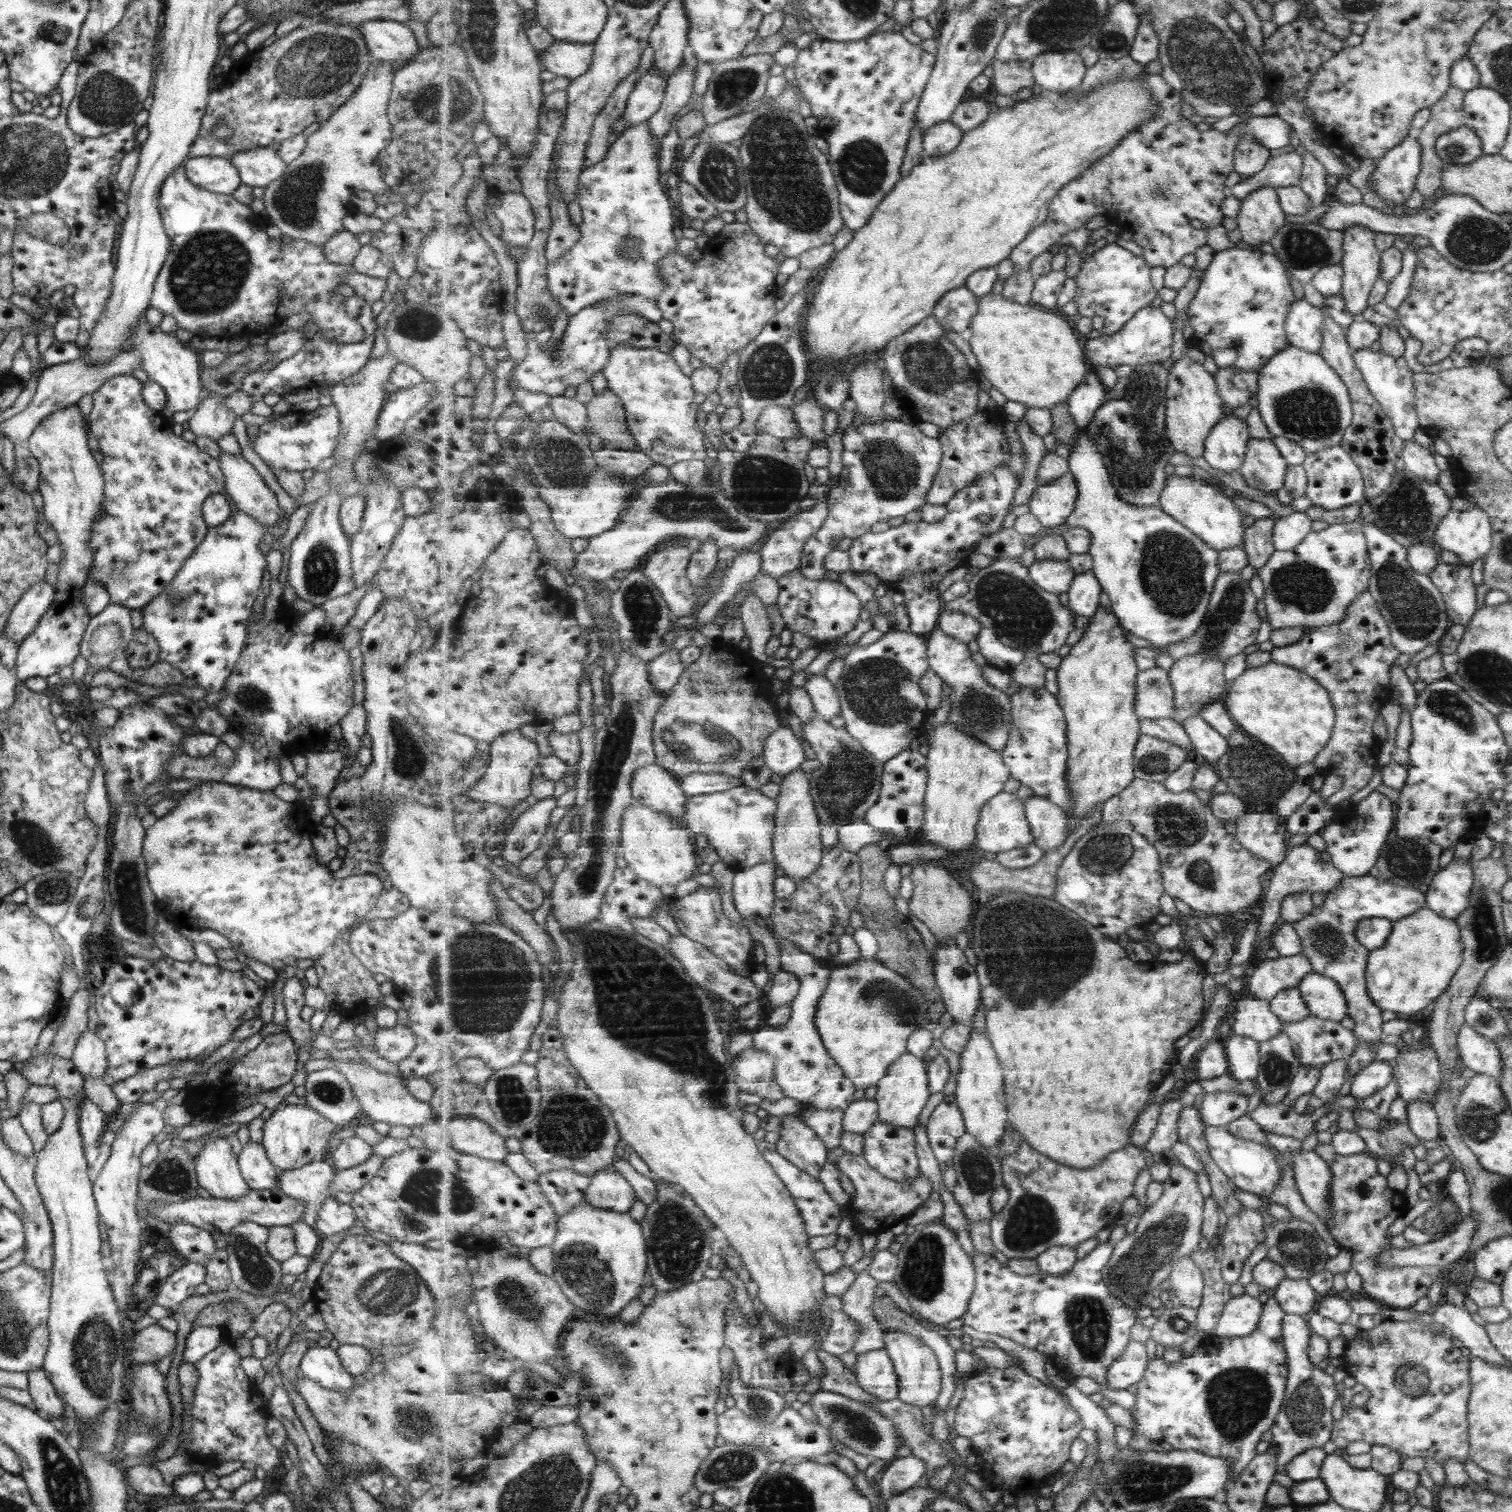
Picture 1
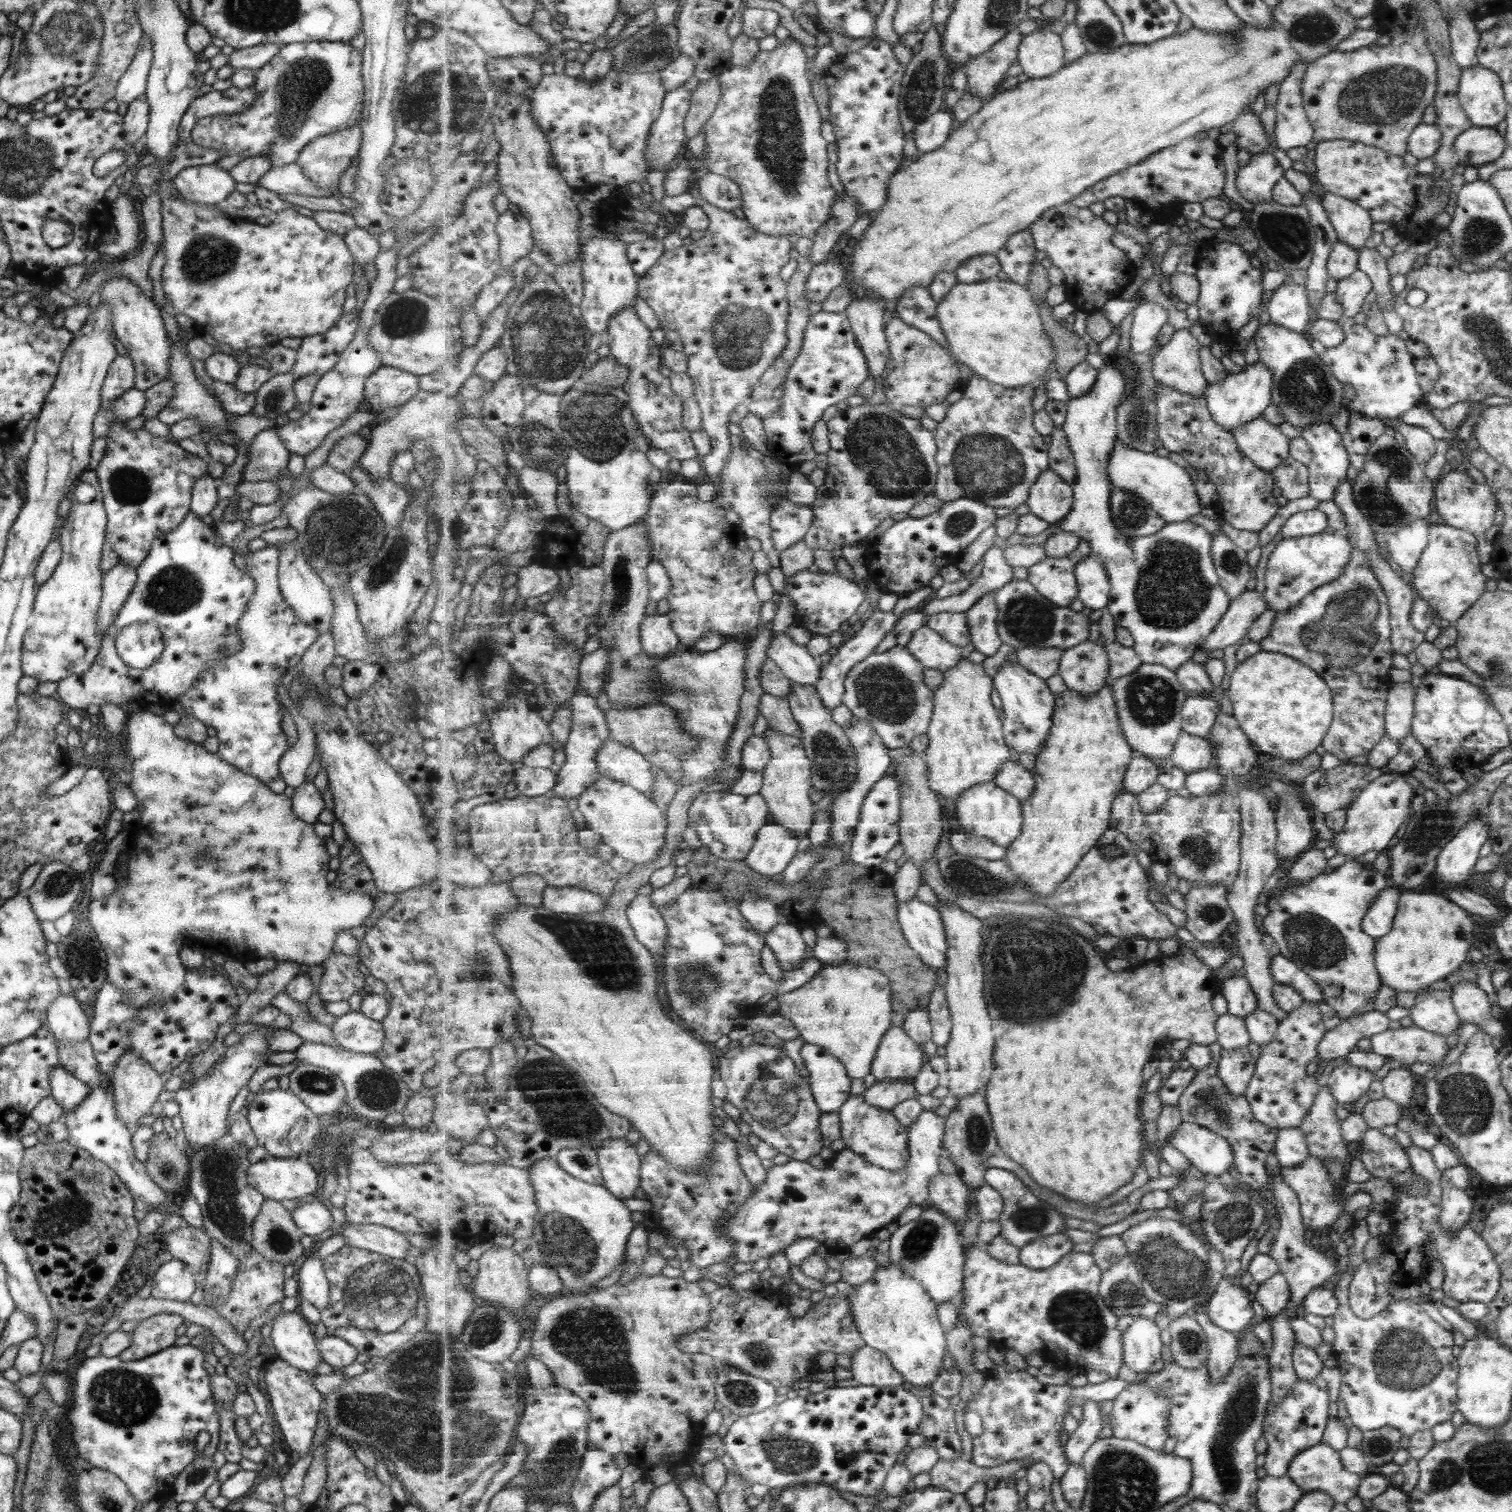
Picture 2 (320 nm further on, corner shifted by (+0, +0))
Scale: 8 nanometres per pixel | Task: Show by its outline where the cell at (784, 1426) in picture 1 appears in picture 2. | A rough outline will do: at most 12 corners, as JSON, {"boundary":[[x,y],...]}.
{"boundary":[[832,1386],[730,1423],[747,1483],[874,1497],[918,1433],[901,1386]]}

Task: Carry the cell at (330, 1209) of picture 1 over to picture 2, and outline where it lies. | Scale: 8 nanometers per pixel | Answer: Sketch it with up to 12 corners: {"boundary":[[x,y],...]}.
{"boundary":[[324,1203],[291,1211],[300,1234],[317,1239],[333,1220]]}

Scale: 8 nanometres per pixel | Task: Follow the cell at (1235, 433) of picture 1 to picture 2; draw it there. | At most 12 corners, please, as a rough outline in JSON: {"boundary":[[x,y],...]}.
{"boundary":[[1246,364],[1207,388],[1212,417],[1229,432],[1270,404],[1272,372]]}

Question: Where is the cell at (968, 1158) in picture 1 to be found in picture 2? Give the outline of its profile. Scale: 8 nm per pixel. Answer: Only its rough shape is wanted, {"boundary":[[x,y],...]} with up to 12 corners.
{"boundary":[[969,1094],[946,1118],[944,1150],[969,1188],[1005,1155],[985,1098]]}

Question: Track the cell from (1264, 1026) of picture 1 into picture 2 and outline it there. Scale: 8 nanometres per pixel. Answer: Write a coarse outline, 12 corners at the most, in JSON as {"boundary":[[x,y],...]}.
{"boundary":[[1241,973],[1224,979],[1219,991],[1227,1012],[1243,1018],[1258,1006]]}

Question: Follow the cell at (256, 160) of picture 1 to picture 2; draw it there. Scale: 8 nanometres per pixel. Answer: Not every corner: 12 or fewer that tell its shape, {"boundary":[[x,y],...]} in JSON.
{"boundary":[[297,163],[269,171],[257,186],[273,194],[334,196],[305,178]]}

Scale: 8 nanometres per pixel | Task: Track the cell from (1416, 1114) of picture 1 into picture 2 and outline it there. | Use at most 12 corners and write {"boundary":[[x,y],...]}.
{"boundary":[[1408,1067],[1389,1070],[1381,1080],[1383,1097],[1407,1108],[1414,1083]]}

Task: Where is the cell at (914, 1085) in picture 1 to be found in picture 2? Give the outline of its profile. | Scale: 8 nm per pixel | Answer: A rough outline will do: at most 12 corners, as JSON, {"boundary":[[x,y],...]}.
{"boundary":[[893,1025],[871,1075],[914,1084],[926,1062],[922,1045]]}

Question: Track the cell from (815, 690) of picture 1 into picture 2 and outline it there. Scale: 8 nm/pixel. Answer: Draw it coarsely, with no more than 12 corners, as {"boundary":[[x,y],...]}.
{"boundary":[[775,634],[773,660],[793,683],[816,688],[822,665],[806,646]]}

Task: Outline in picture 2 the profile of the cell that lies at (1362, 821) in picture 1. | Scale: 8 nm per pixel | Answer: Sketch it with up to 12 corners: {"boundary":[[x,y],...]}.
{"boundary":[[1380,773],[1348,804],[1330,841],[1357,860],[1410,818],[1412,788]]}

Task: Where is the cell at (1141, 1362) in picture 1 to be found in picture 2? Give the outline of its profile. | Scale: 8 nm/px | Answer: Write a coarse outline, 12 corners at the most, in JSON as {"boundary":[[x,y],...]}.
{"boundary":[[1134,1318],[1124,1332],[1124,1364],[1149,1370],[1163,1352],[1157,1322]]}

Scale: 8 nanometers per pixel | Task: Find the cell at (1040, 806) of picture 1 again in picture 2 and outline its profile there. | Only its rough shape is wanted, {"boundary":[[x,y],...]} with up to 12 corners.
{"boundary":[[1006,760],[995,784],[1021,802],[1035,792],[1034,773]]}

